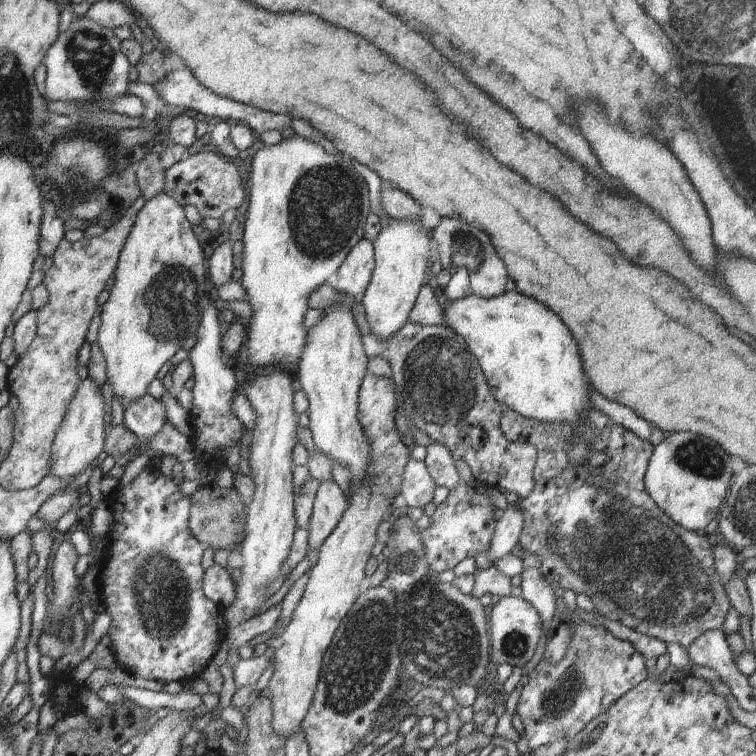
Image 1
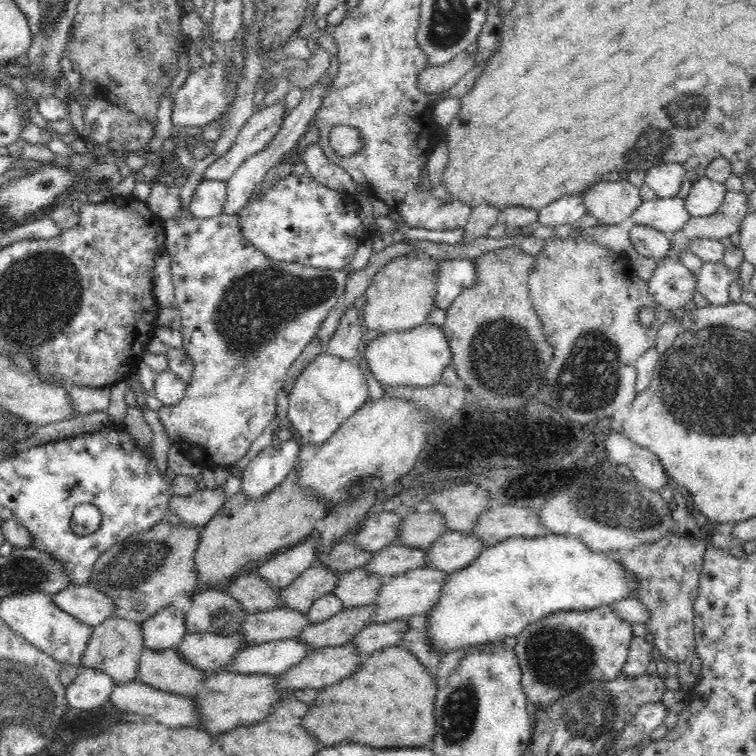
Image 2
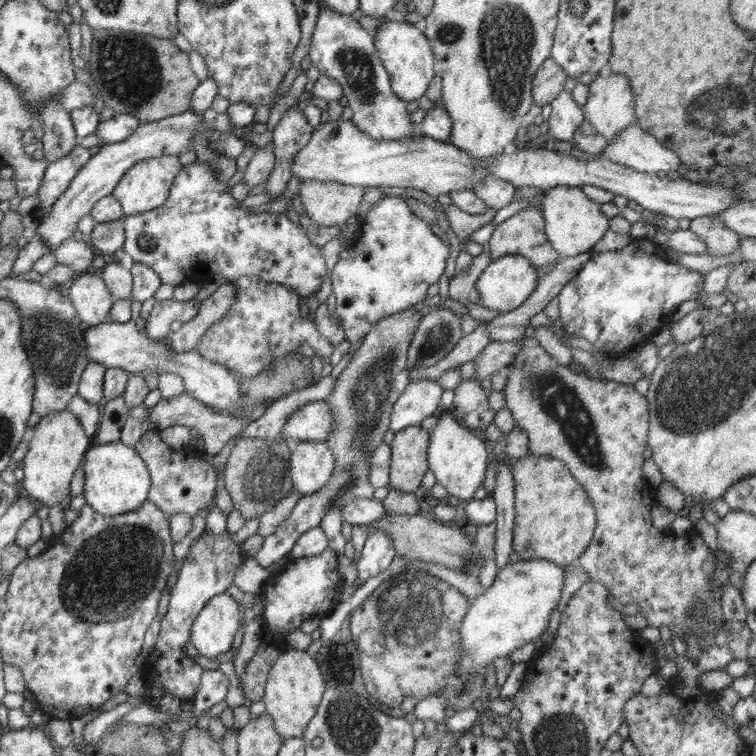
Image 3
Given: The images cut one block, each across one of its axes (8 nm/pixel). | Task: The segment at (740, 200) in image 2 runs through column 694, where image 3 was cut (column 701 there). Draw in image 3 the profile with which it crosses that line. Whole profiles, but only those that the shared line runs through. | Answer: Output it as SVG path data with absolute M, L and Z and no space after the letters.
M702 216L692 219L689 229L705 242L707 252L711 255L731 255L739 248L741 235L727 229L714 217Z

